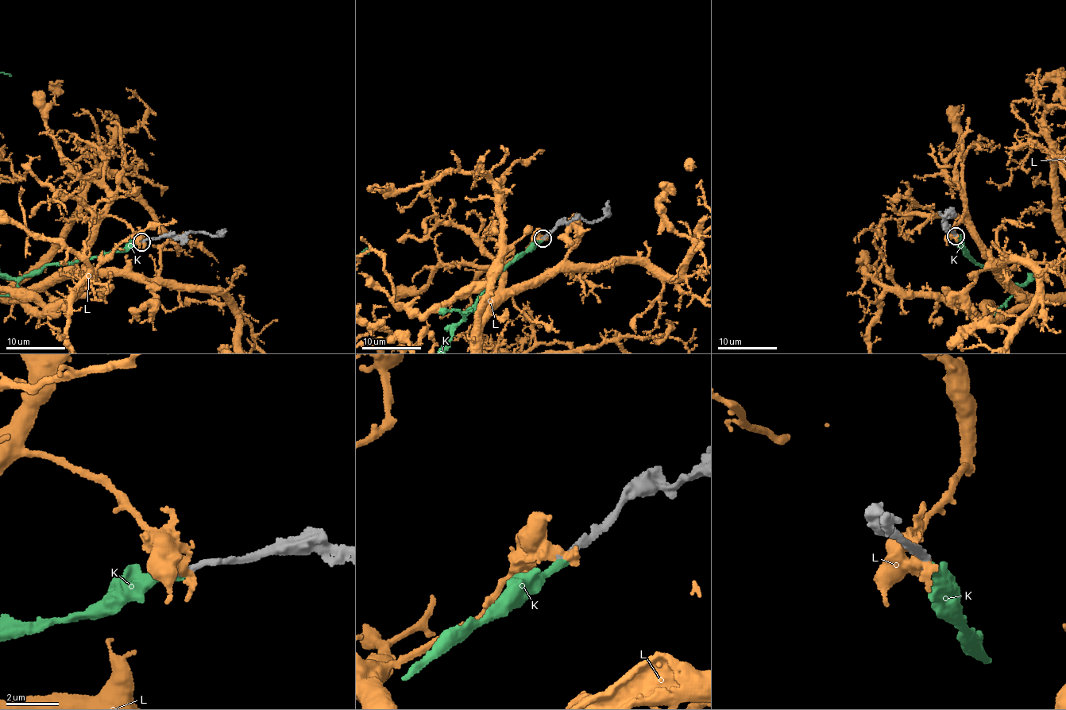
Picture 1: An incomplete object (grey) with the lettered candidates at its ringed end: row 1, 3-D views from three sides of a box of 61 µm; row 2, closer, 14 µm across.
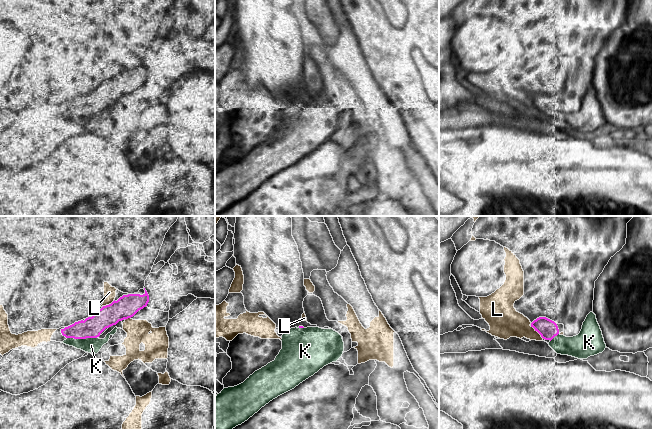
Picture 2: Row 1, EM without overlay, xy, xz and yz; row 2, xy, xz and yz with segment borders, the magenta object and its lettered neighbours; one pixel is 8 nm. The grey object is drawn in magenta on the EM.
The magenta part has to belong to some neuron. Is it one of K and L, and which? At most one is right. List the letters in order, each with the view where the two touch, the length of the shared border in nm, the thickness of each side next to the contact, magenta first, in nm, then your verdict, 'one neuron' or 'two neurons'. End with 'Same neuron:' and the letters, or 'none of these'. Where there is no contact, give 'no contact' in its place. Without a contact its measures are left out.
K: xy | 240 nm | 170/130 nm | one neuron
L: yz | 150 nm | 160/220 nm | two neurons
Same neuron: K

